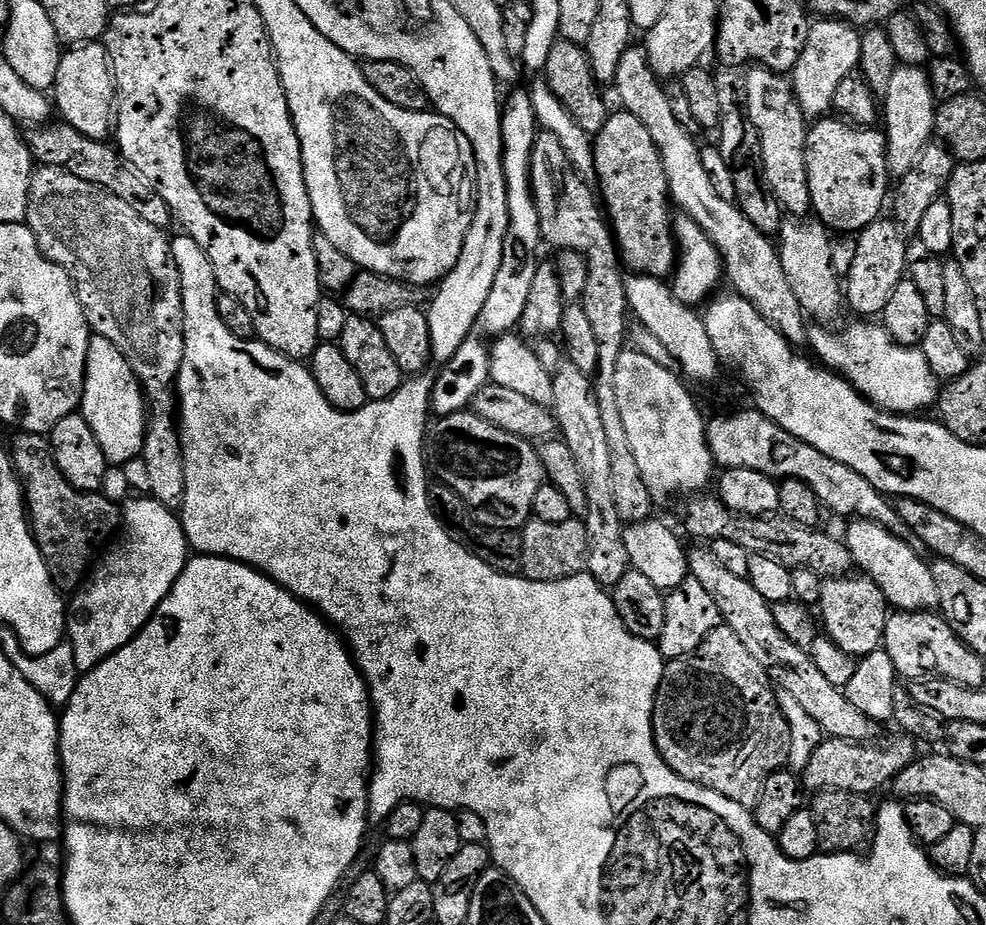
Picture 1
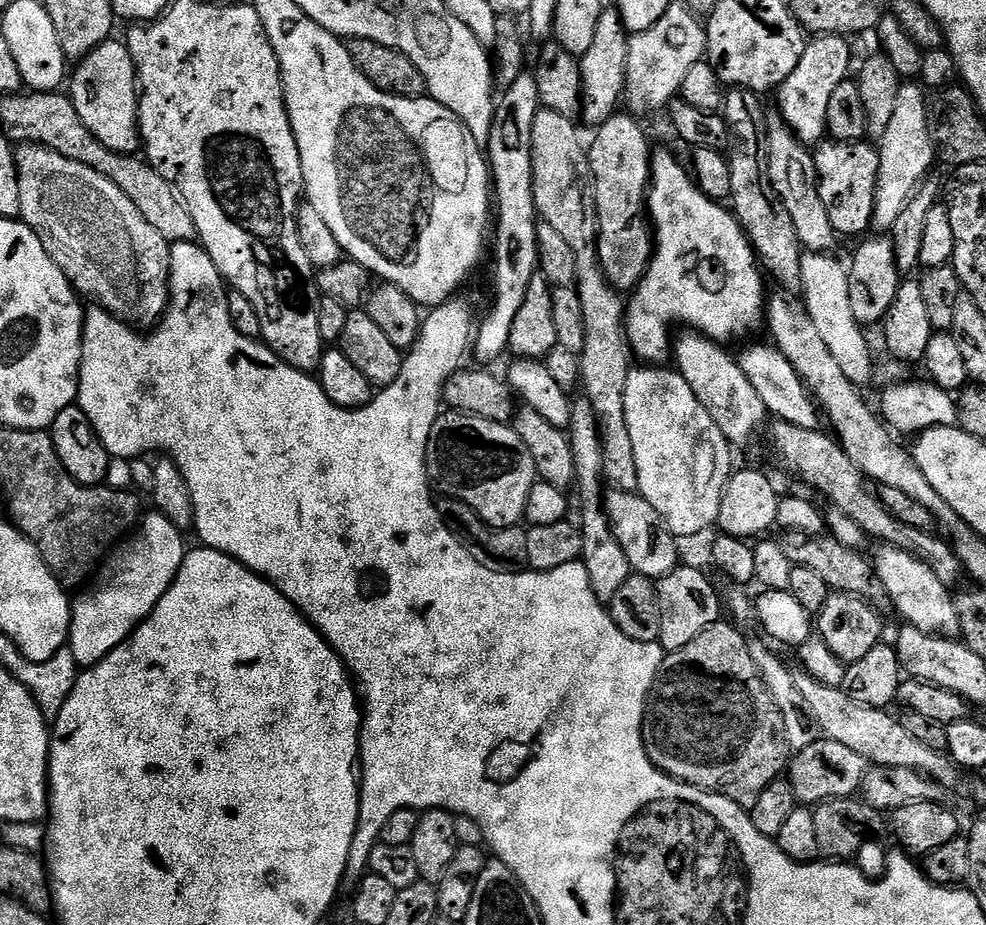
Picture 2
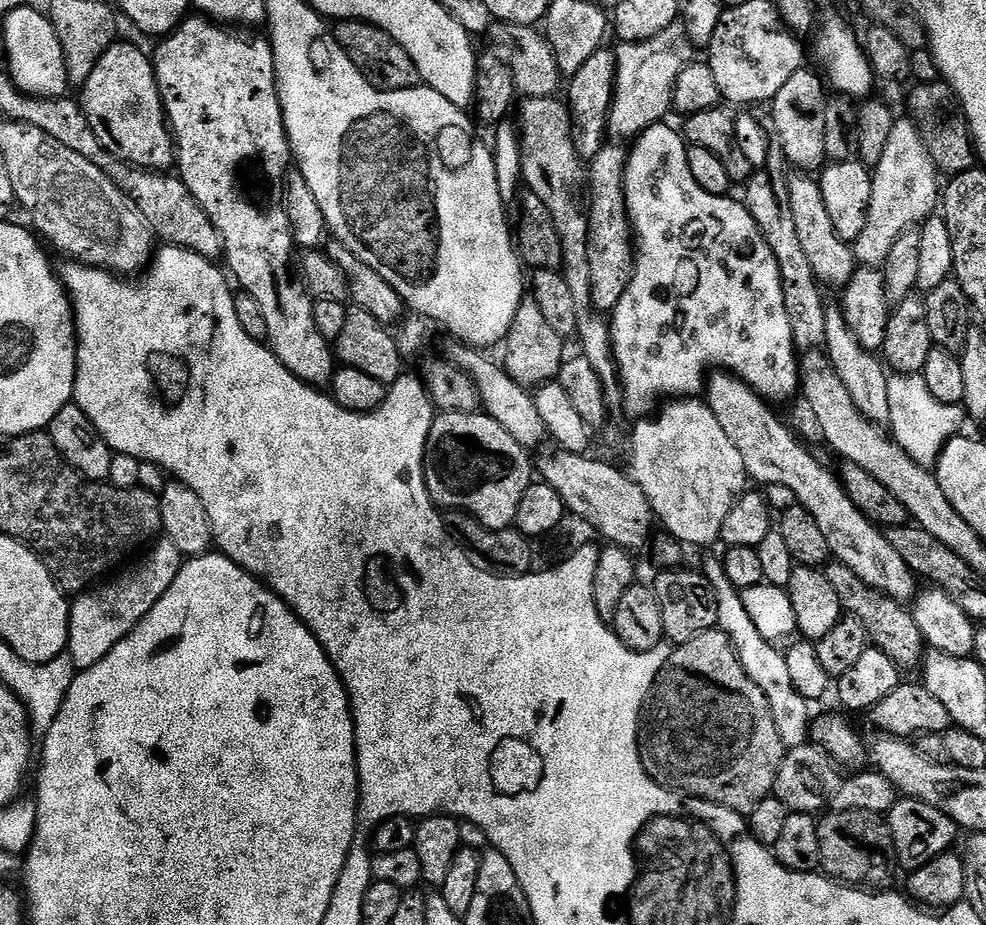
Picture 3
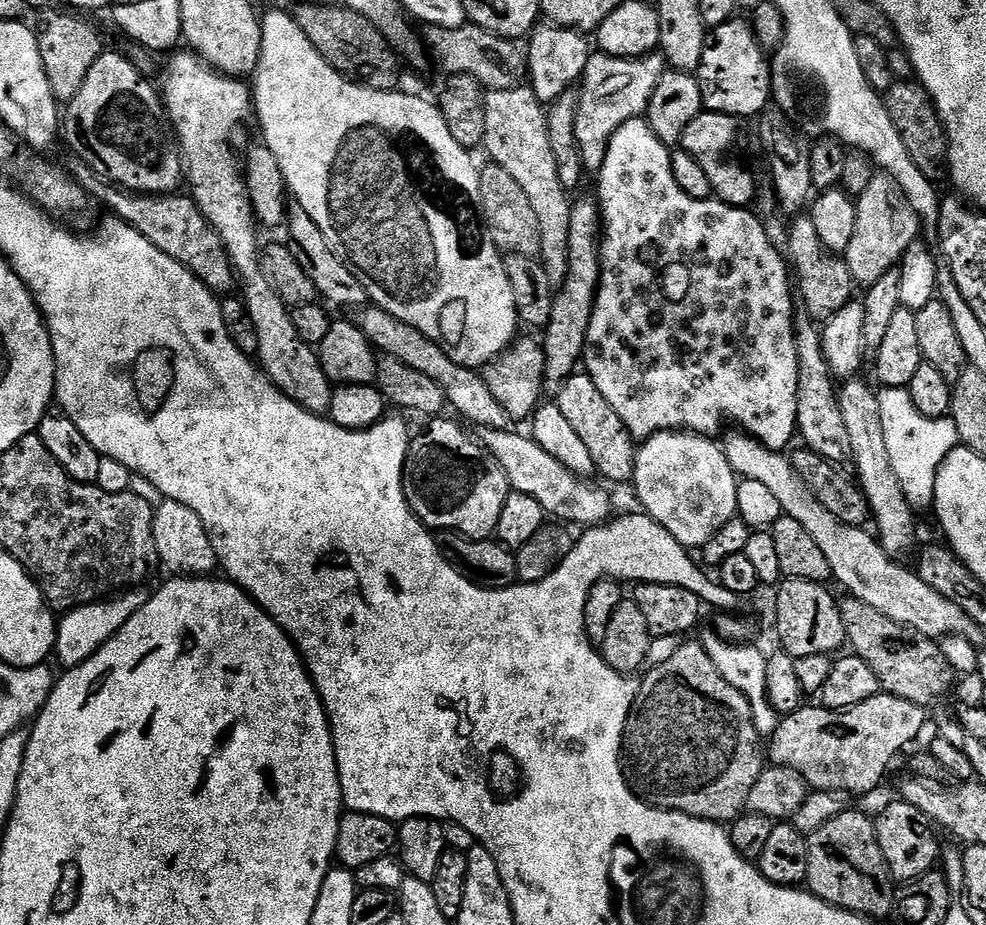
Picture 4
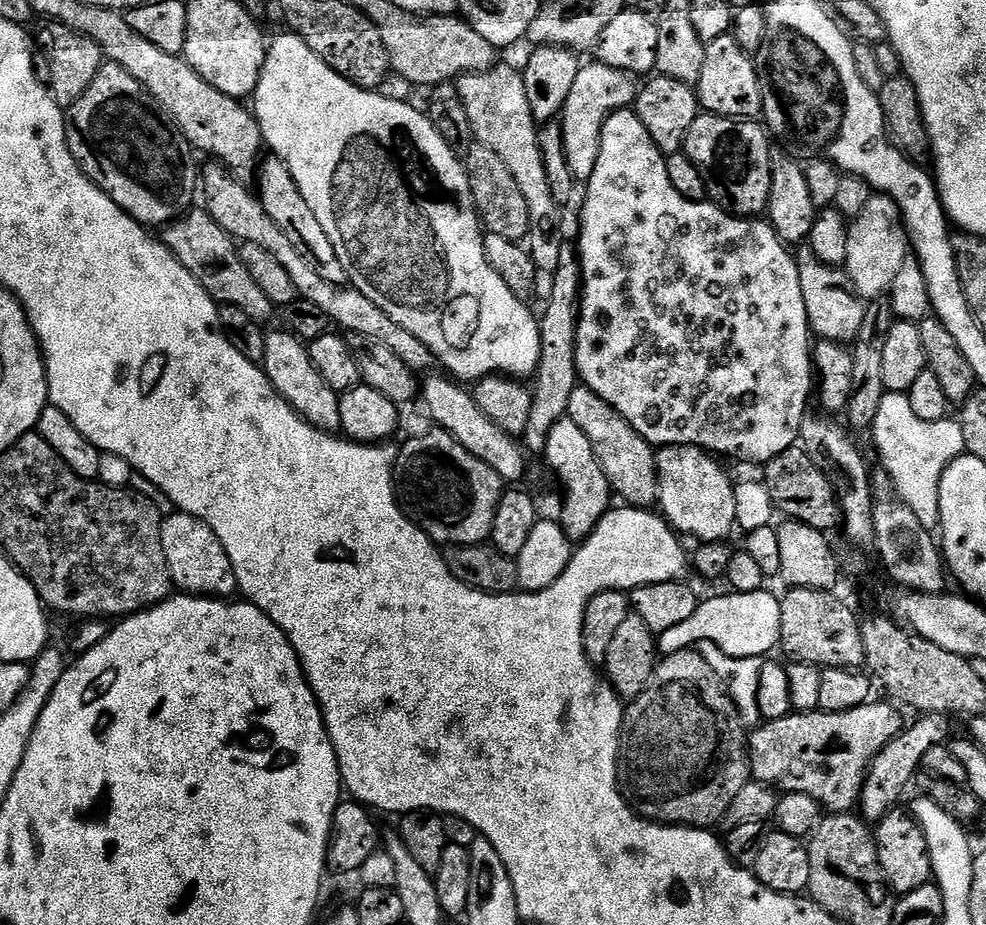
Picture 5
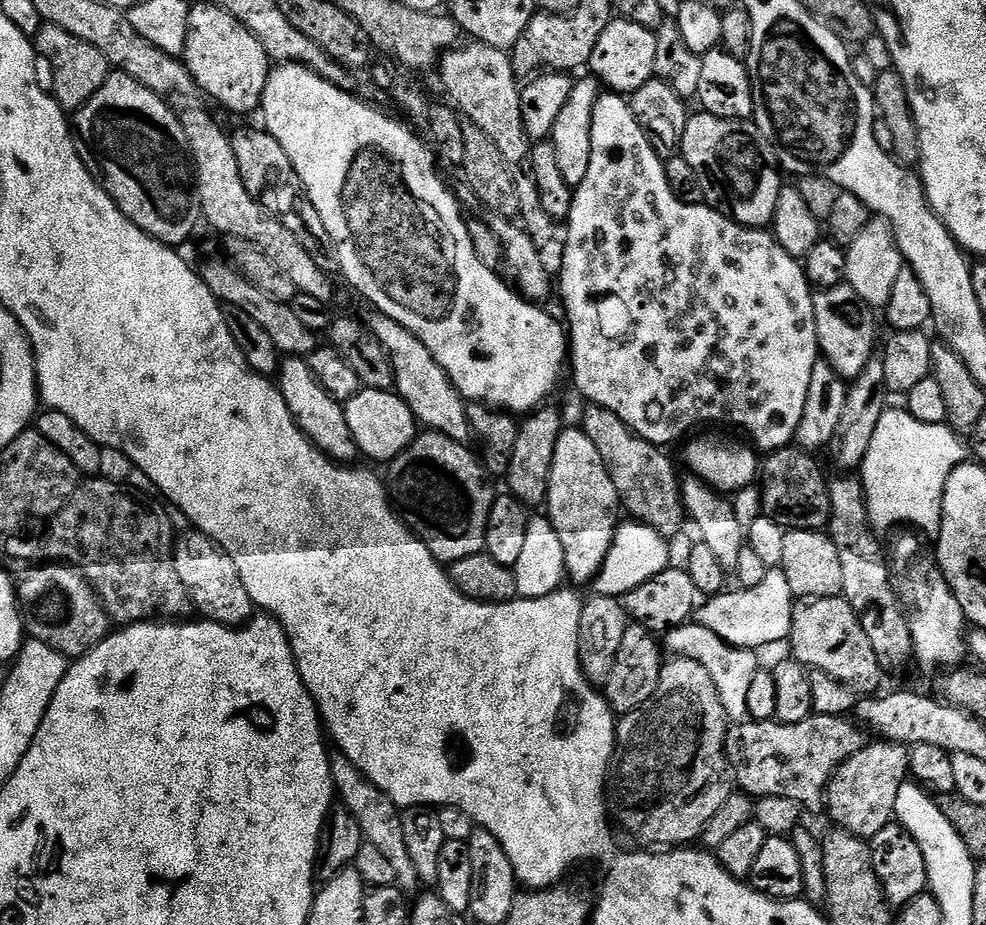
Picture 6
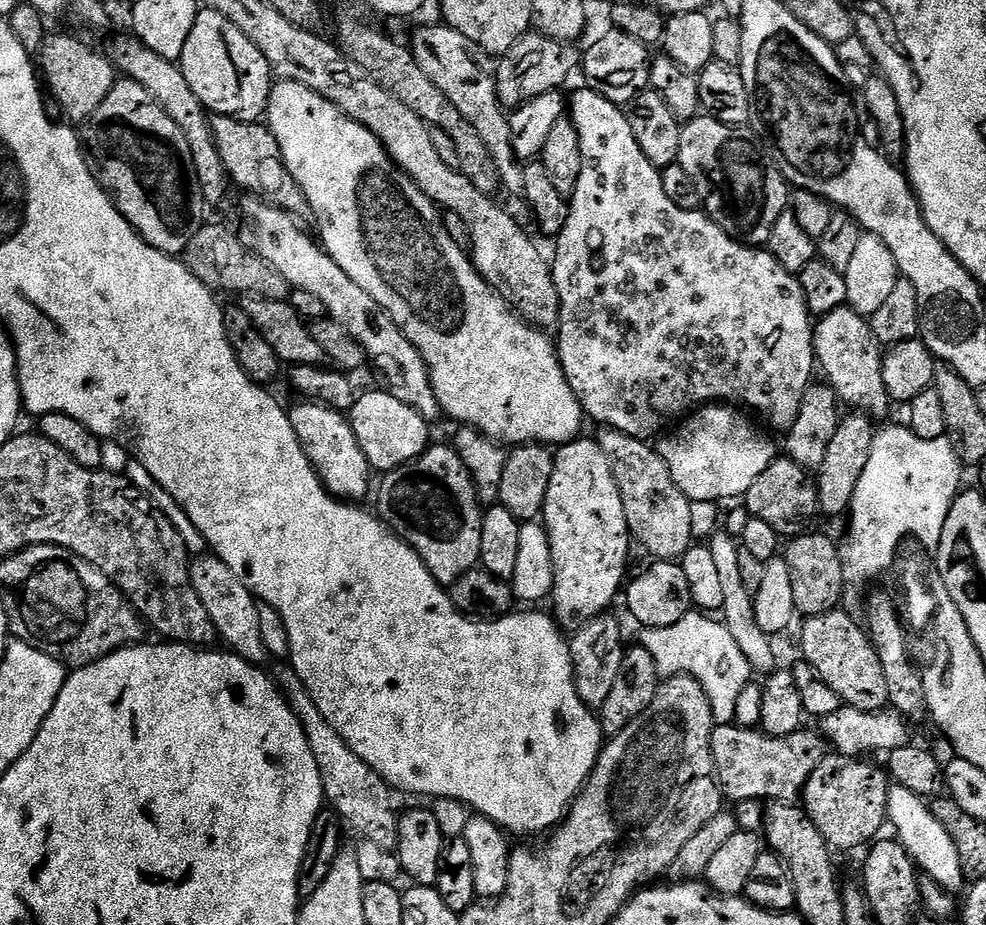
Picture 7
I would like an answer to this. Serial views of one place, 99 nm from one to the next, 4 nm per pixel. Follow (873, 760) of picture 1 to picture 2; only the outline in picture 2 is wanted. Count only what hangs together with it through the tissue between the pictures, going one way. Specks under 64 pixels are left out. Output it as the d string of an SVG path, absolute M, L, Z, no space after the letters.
M827 738L815 740L806 750L795 753L786 769L786 779L792 785L797 801L804 806L815 806L827 800L846 800L863 789L870 765L862 754Z

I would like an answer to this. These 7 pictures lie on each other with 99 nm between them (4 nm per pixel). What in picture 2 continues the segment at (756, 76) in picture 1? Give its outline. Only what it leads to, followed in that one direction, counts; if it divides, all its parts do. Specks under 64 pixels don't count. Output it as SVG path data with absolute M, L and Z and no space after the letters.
M772 110L766 119L766 175L780 201L790 213L794 230L798 230L798 242L805 252L833 251L838 234L830 226L830 214L826 214L826 205L818 194L818 174L816 157L809 145L798 142L798 138L788 128L788 123L780 116L779 111Z

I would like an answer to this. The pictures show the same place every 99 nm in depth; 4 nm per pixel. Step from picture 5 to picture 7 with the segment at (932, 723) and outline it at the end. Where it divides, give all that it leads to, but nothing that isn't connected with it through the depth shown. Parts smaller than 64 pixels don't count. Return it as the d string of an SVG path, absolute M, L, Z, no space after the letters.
M828 754L825 755L822 762L818 762L818 770L814 770L810 782L806 782L802 807L814 822L814 826L818 826L818 830L828 844L829 849L860 847L863 849L865 846L871 845L883 833L880 831L883 830L884 824L886 828L890 777L881 765L879 768L878 765L871 764L872 762L868 758Z

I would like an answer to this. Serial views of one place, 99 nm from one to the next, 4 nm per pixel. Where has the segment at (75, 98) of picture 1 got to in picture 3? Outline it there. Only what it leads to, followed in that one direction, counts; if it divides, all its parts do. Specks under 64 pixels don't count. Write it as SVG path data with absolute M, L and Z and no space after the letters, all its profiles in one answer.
M117 42L102 54L94 74L82 85L84 117L94 138L114 158L133 168L168 170L174 164L174 136L166 123L164 103L153 61L140 48Z

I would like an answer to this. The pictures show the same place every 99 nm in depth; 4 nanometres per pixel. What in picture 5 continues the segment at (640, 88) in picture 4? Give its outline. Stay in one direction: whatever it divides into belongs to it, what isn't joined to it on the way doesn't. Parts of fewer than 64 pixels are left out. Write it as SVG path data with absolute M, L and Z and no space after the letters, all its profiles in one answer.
M599 62L585 63L574 78L574 87L566 98L566 106L558 123L566 142L566 158L577 182L587 182L598 166L598 150L602 142L602 126L612 112L627 109L635 101L638 91L637 77L630 72L614 70Z

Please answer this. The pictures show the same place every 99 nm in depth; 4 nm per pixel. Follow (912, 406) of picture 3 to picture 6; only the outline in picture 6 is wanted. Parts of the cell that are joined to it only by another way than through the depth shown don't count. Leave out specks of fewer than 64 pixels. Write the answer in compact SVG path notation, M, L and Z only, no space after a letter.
M889 407L878 421L862 465L870 522L877 533L899 524L913 524L929 538L940 535L946 482L957 464L965 463L961 437L947 424L918 422L903 407Z

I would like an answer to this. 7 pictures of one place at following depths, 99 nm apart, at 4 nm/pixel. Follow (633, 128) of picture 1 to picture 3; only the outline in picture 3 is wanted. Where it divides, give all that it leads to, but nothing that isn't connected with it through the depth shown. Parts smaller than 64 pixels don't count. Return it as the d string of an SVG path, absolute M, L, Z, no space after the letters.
M608 142L590 162L586 176L590 181L590 207L588 210L588 261L592 304L601 314L611 313L618 306L626 286L630 286L636 269L634 233L628 219L624 175L628 165L629 149L620 142Z

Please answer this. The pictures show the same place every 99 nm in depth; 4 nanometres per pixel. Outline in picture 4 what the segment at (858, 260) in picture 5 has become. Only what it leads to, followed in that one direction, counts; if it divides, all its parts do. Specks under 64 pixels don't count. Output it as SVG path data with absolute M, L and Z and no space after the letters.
M884 170L877 171L876 176L870 178L870 186L859 193L856 209L858 227L854 230L854 238L850 238L850 246L842 255L850 266L853 281L857 285L870 286L878 282L886 270L897 267L908 247L921 239L922 221L900 183Z

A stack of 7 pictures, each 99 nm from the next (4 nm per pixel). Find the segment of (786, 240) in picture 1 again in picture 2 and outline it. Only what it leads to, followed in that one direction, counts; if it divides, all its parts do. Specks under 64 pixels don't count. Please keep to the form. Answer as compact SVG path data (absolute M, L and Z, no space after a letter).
M805 252L802 258L802 303L804 309L810 314L810 322L818 329L825 346L830 350L830 354L838 362L838 367L846 373L846 378L858 386L865 386L874 380L874 364L872 368L872 348L868 345L868 340L864 337L865 329L854 318L854 310L850 306L850 282L848 281L848 268L840 265L835 260L835 255L822 252Z

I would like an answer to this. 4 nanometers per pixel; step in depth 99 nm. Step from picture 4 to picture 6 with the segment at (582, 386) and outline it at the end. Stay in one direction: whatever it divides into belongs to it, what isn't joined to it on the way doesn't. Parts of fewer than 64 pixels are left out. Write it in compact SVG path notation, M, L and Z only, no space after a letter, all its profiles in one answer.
M597 404L585 407L582 430L594 446L598 446L598 454L602 454L602 462L608 468L610 478L614 482L614 490L618 490L623 511L628 512L633 521L650 526L665 538L672 535L686 524L684 498L680 494L681 477L676 477L676 468L667 456L663 447L651 444L632 431L632 427L618 414L610 414Z

